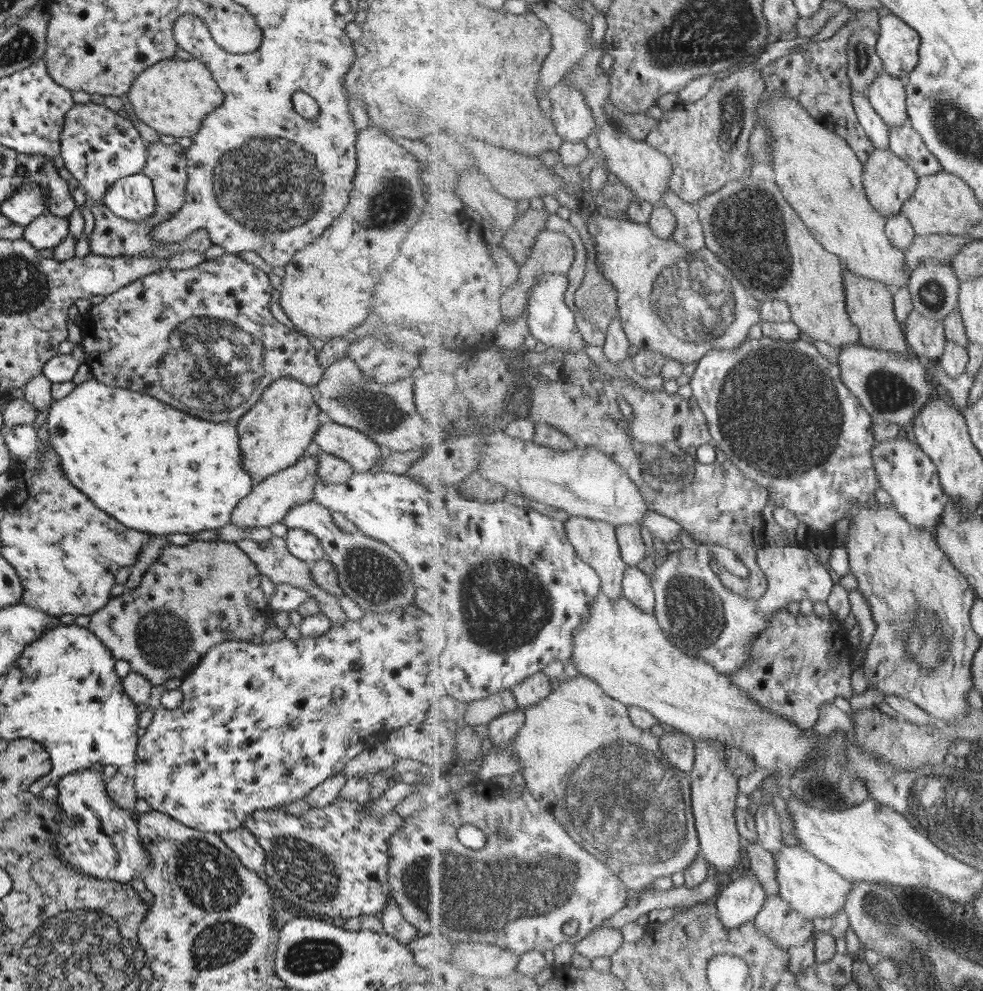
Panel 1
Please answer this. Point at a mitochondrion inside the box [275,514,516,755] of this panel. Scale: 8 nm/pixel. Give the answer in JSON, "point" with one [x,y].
{"point":[373,576]}

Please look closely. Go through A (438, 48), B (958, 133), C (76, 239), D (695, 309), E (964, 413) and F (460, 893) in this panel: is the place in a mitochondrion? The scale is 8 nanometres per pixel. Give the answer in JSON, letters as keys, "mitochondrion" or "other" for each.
{"A":"other","B":"mitochondrion","C":"other","D":"mitochondrion","E":"other","F":"mitochondrion"}

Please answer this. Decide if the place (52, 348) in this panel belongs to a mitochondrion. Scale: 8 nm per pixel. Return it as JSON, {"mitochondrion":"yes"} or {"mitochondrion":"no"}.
{"mitochondrion":"no"}

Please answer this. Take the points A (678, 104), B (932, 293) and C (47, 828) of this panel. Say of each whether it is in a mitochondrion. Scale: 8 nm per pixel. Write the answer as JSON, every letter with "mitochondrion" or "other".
{"A":"other","B":"mitochondrion","C":"other"}

